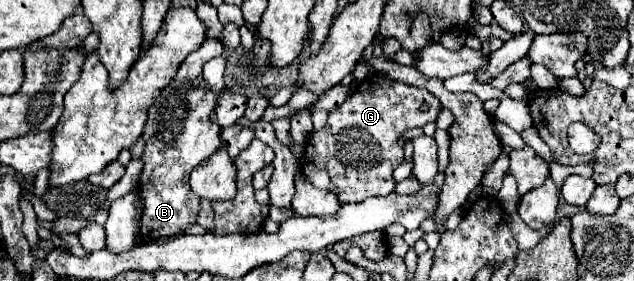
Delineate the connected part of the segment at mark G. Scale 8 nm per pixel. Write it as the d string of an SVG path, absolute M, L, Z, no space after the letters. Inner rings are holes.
M373 74L364 79L339 108L335 108L335 110L329 112L329 120L327 120L327 124L325 124L319 132L313 132L313 134L311 134L309 142L305 144L305 152L303 152L303 156L301 156L301 172L303 172L303 176L305 176L315 188L327 188L327 190L335 192L337 198L339 198L339 202L361 202L361 200L365 200L365 198L369 198L369 196L385 196L385 194L391 194L391 192L395 190L393 170L403 162L403 148L399 148L399 144L397 144L399 134L401 134L403 130L417 128L417 126L423 126L423 124L427 124L427 122L435 122L437 116L439 116L439 110L441 110L441 102L439 102L437 96L433 96L429 90L417 88L417 86L409 86L409 84L391 80L391 78L386 78L380 74ZM421 104L427 104L427 106L429 106L429 112L421 112L421 110L419 110ZM337 170L365 170L365 172L363 172L363 174L347 174L347 172L345 172L345 174L337 174Z

